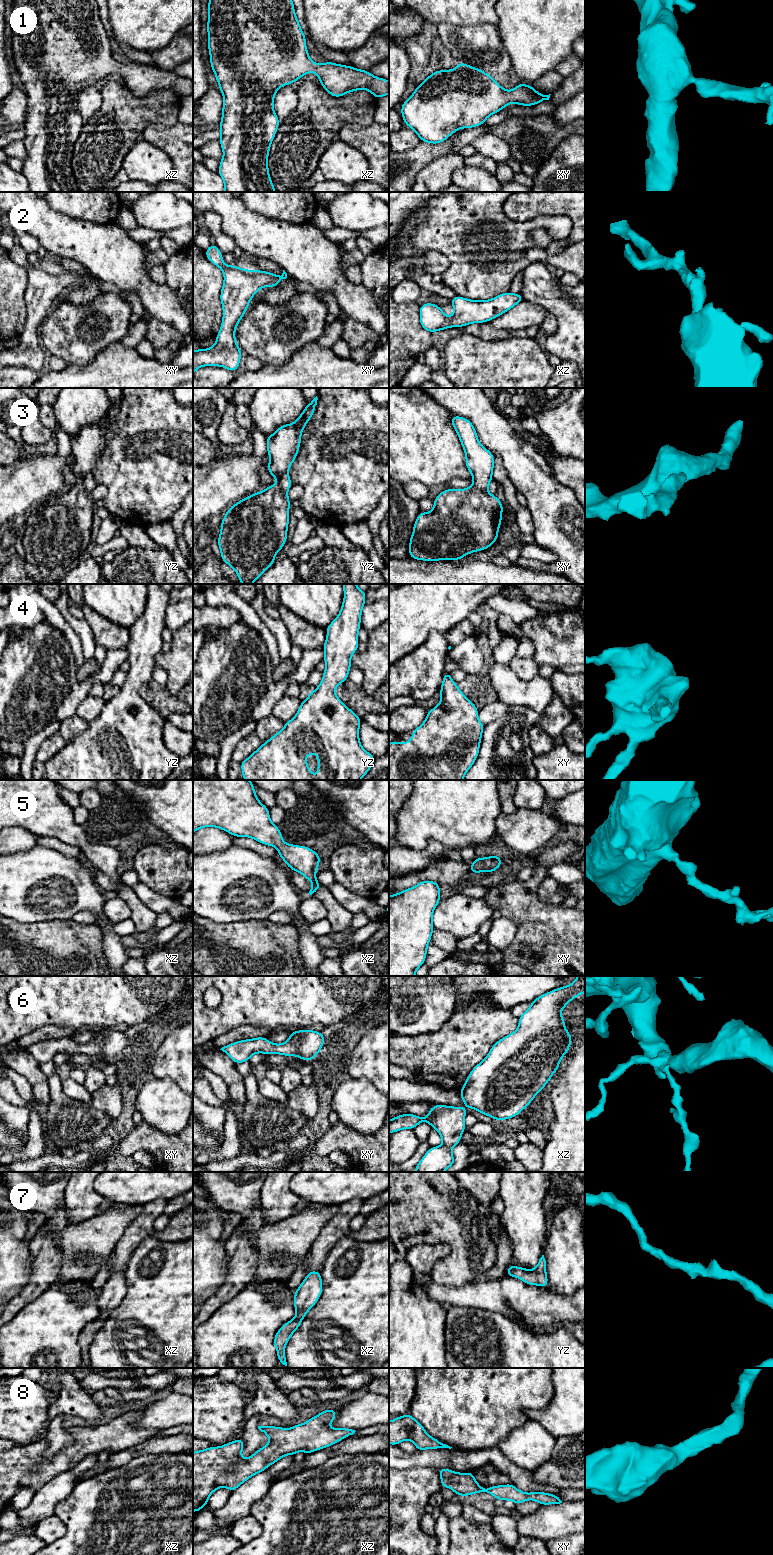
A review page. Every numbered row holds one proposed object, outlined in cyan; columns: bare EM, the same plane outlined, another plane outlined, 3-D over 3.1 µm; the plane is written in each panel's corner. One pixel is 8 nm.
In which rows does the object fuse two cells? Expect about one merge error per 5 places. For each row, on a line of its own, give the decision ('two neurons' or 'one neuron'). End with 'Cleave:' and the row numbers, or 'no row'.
1: one neuron
2: one neuron
3: one neuron
4: one neuron
5: one neuron
6: one neuron
7: one neuron
8: one neuron
Cleave: no row

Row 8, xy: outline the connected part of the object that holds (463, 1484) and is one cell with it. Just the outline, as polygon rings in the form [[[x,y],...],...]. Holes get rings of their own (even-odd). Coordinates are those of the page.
[[[437,1469],[441,1478],[441,1487],[448,1487],[454,1491],[456,1495],[462,1497],[475,1493],[489,1493],[496,1500],[511,1500],[516,1505],[526,1500],[534,1500],[541,1505],[560,1504],[562,1501],[555,1494],[543,1492],[525,1493],[519,1491],[512,1483],[507,1485],[498,1485],[489,1488],[482,1488],[474,1478],[473,1472],[457,1473],[450,1469]]]

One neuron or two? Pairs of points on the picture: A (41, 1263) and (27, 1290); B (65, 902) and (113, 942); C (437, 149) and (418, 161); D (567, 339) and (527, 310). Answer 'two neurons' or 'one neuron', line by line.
A: one neuron
B: one neuron
C: one neuron
D: two neurons

